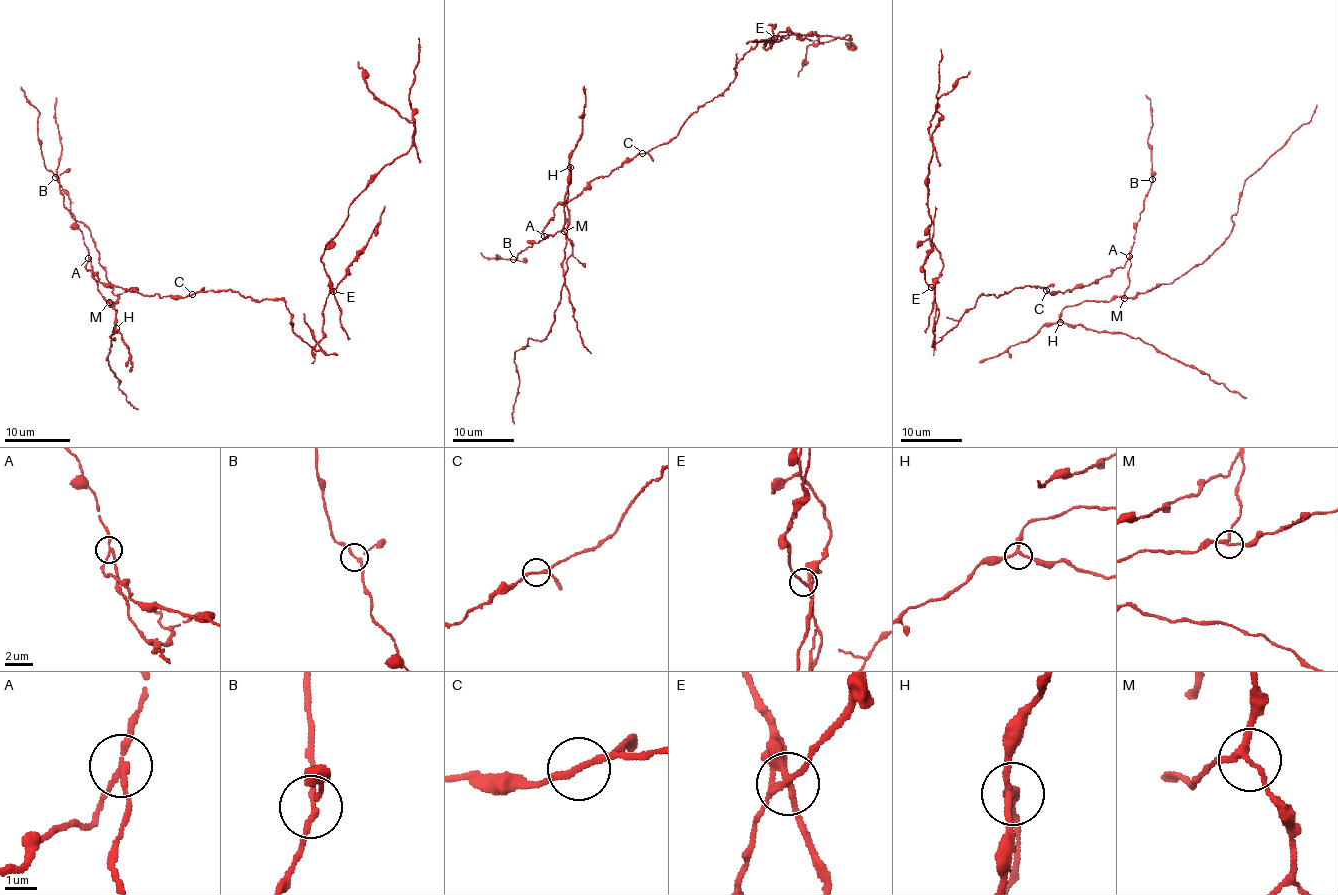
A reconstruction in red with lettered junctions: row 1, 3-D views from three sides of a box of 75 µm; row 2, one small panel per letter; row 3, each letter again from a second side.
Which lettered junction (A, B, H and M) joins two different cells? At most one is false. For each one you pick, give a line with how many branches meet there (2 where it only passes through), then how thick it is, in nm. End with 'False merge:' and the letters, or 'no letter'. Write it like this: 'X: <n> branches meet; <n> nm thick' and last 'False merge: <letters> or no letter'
A: 3 branches meet; 160 nm thick
False merge: A

